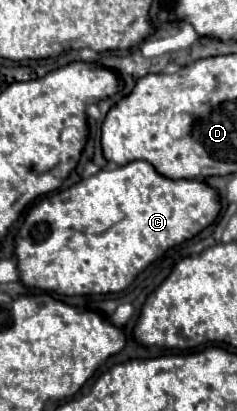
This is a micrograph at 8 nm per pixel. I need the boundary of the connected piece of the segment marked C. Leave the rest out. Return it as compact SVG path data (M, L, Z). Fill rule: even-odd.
M131 161L117 169L101 169L97 175L81 179L77 185L41 199L27 213L17 233L17 261L21 281L59 295L117 293L135 281L153 261L171 247L199 235L221 211L219 191L197 179L167 179L147 161Z

